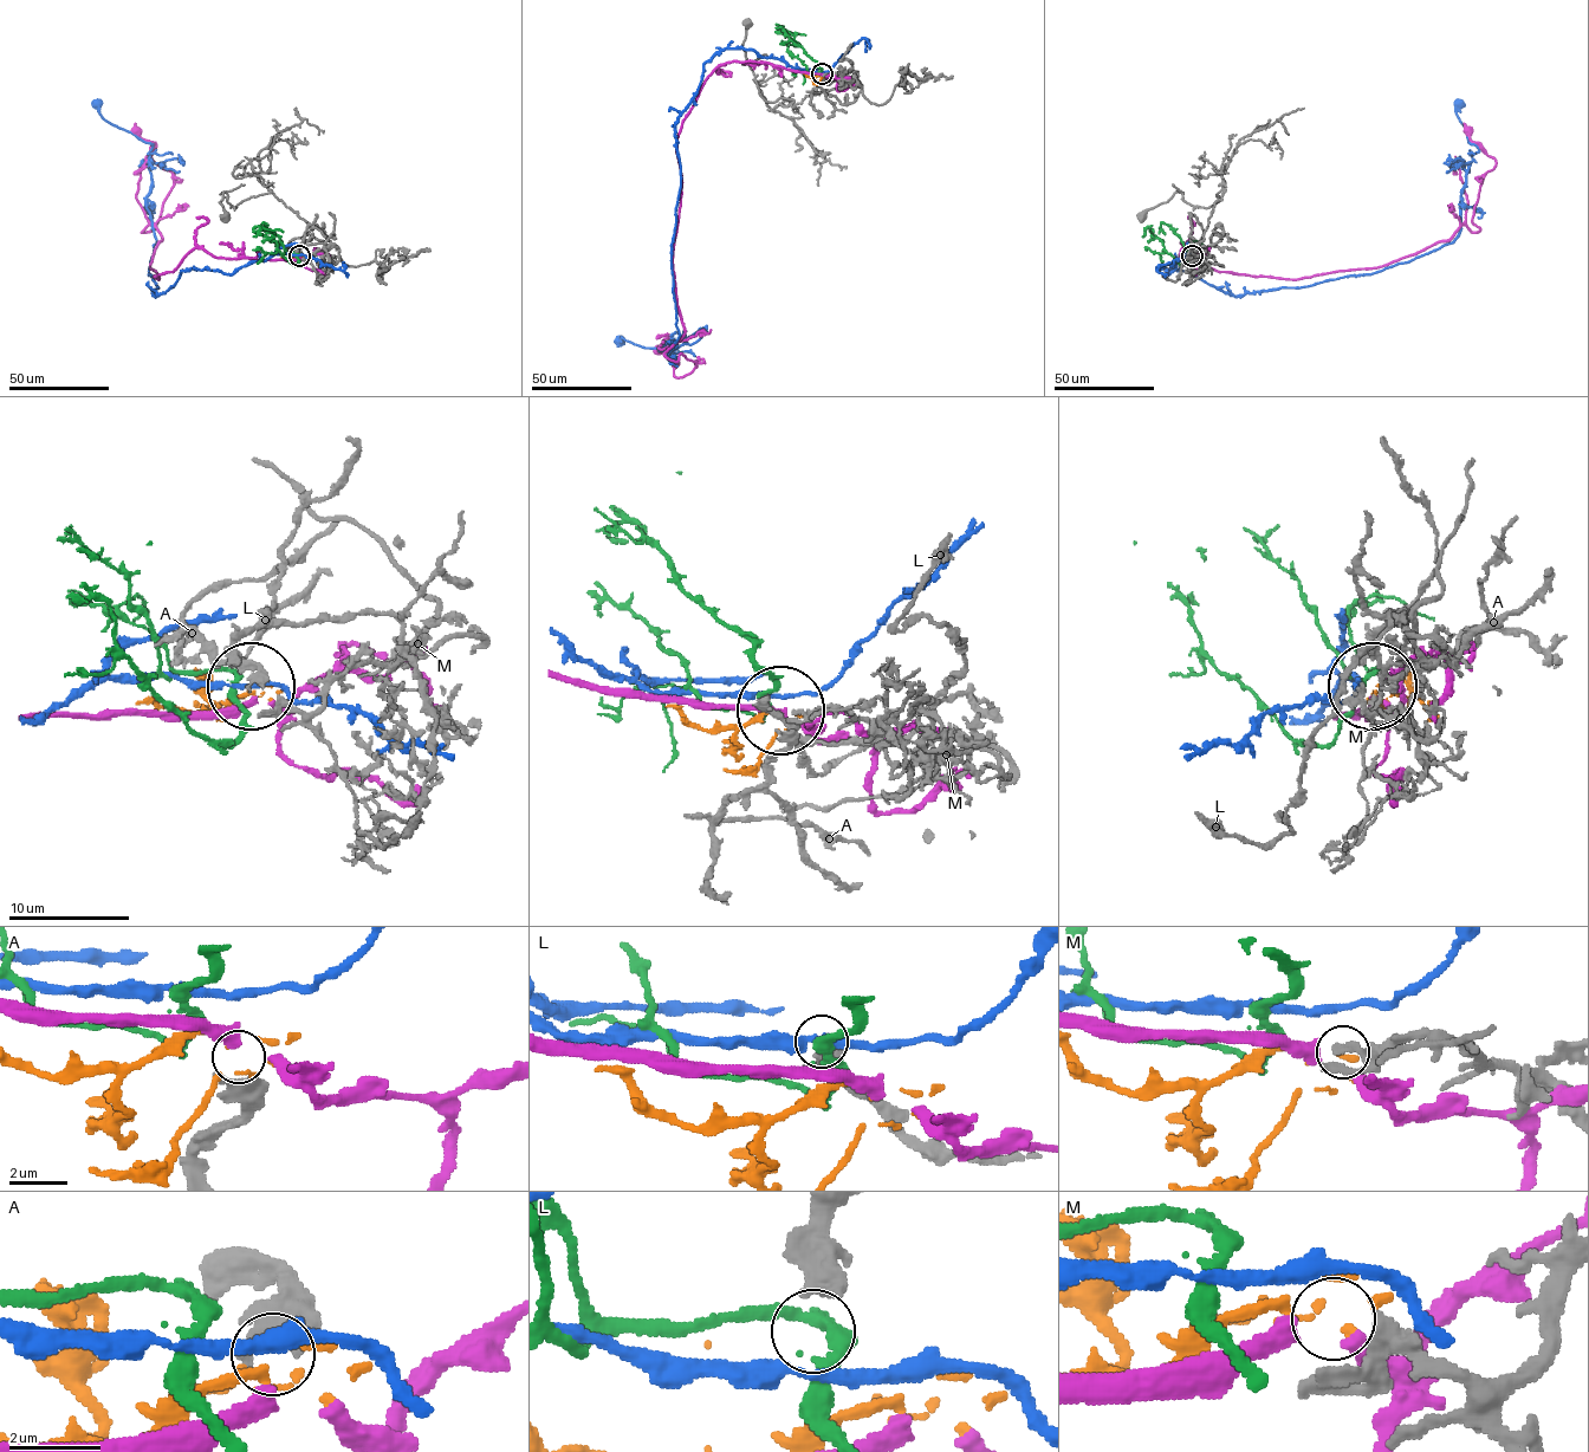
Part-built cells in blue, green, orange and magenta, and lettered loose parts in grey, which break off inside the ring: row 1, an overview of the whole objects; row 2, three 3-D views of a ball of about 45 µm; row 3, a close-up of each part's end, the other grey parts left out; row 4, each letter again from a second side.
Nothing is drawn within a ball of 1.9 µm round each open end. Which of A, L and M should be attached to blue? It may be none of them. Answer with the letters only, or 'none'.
none

